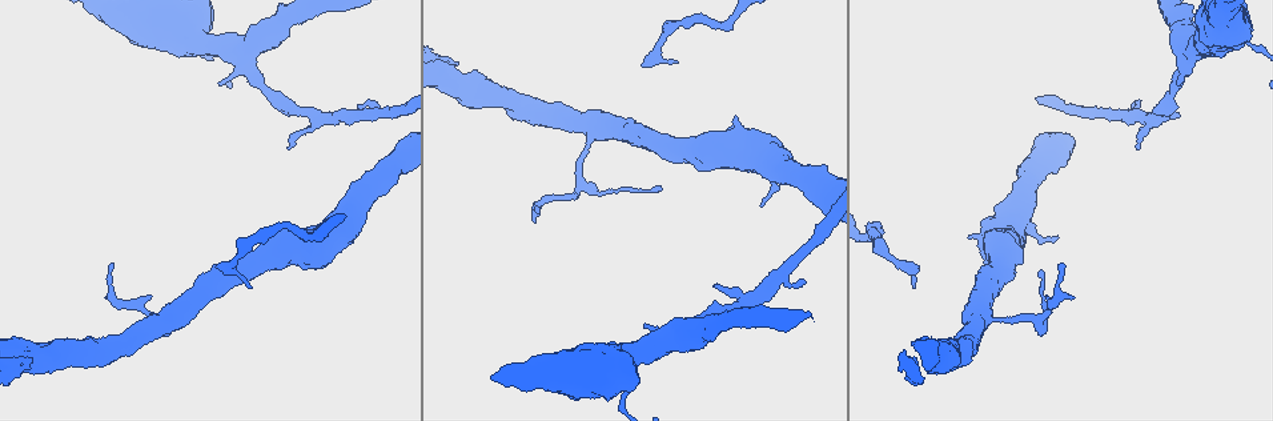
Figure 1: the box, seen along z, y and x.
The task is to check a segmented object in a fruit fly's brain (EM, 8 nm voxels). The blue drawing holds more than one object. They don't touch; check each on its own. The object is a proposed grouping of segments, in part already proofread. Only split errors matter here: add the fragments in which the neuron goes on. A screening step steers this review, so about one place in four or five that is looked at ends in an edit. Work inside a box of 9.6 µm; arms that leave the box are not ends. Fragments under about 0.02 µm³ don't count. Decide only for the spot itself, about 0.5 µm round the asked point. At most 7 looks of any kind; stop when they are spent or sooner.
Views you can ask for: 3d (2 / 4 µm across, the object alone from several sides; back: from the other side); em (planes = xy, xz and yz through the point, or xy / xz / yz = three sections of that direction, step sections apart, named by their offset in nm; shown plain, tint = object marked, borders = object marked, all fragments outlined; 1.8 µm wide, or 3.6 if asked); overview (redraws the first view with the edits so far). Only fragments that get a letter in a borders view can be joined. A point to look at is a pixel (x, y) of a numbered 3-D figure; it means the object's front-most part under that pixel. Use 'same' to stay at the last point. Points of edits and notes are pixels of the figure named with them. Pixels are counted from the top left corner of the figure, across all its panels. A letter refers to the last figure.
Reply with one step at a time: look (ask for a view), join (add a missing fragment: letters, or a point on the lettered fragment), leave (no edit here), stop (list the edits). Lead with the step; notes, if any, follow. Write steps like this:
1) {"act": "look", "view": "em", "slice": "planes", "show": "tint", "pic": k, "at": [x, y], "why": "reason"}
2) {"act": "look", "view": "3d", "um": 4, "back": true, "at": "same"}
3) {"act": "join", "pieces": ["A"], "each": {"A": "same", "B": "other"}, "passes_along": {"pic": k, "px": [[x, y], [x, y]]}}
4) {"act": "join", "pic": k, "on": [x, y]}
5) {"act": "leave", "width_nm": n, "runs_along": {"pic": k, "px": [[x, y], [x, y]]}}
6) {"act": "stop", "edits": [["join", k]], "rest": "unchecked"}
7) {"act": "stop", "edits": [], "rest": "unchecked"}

{"act": "look", "view": "3d", "um": 4, "back": true, "pic": 1, "at": [1178, 85], "why": "free end"}

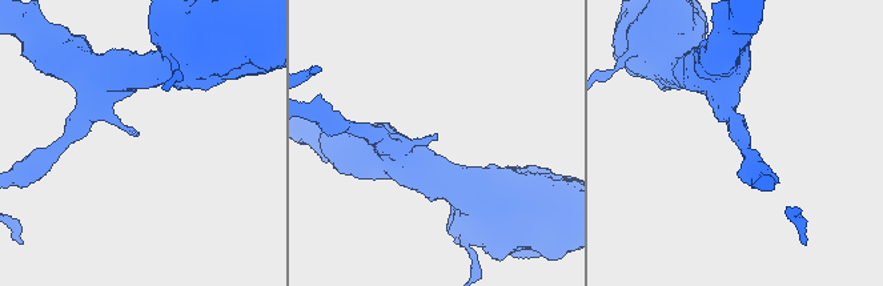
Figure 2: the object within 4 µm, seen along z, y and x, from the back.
{"act": "look", "view": "em", "slice": "xz", "step": 16, "show": "borders", "pic": 2, "at": [435, 137]}

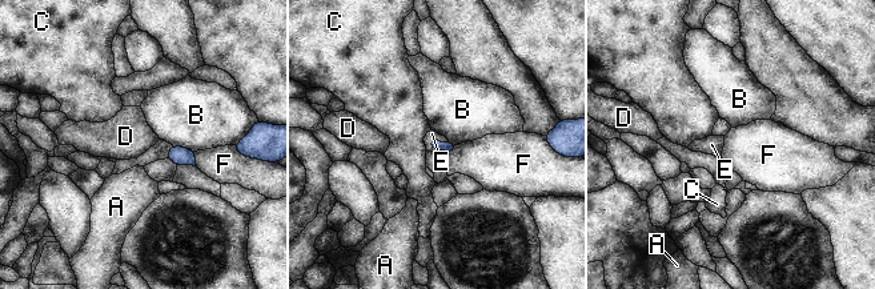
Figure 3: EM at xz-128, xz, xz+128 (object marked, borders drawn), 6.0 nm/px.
{"act": "look", "view": "em", "slice": "planes", "show": "borders", "at": "same"}

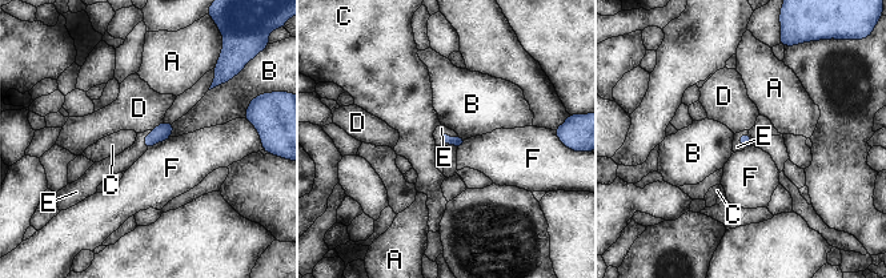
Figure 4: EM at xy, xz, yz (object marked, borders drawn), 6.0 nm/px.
{"act": "join", "pic": 4, "on": [441, 128], "each": {"A": "other", "B": "other", "C": "other", "D": "other", "E": "same", "F": "other"}, "passes_along": {"pic": 4, "px": [[445, 137], [445, 132], [441, 128]]}, "found": "it goes on there"}

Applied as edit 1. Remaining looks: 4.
{"act": "look", "view": "overview", "why": "see it whole again"}

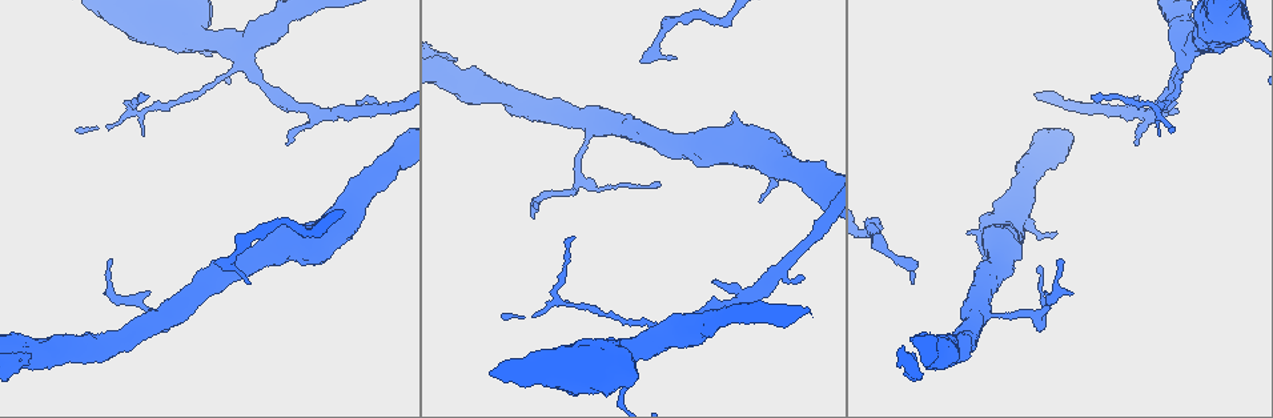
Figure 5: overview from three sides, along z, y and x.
{"act": "look", "view": "em", "slice": "planes", "show": "borders", "pic": 5, "at": [1136, 97], "why": "branch stops here"}

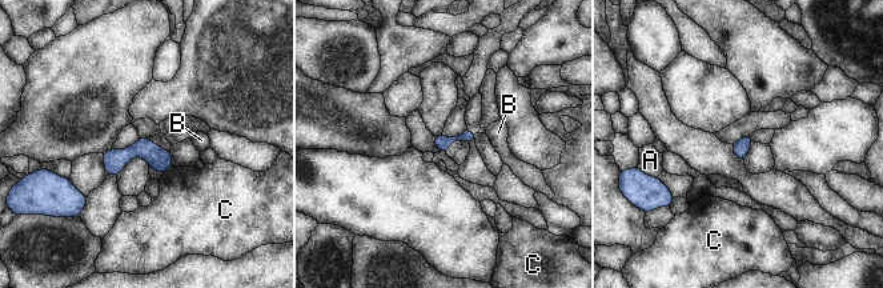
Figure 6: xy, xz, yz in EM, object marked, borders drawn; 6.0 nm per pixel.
{"act": "leave", "each": {"A": "other", "B": "other", "C": "other"}, "border": {"pic": 6, "px": [[172, 166], [164, 174]]}, "found": "no lettered fragment goes on from it"}

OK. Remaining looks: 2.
{"act": "look", "view": "em", "slice": "planes", "show": "borders", "pic": 5, "at": [761, 200], "why": "an open end"}

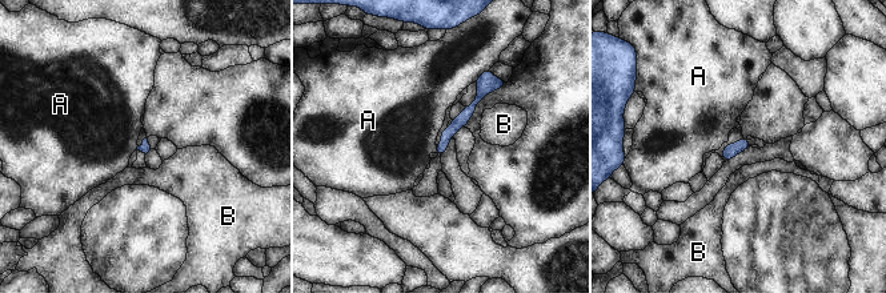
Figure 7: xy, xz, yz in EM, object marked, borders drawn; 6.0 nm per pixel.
{"act": "leave", "each": {"A": "other", "B": "other"}, "border": {"pic": 7, "px": [[489, 67], [474, 81]]}, "found": "no lettered fragment goes on from it"}

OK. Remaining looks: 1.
{"act": "stop", "edits": [["join", 4]], "rest": "unchecked"}

